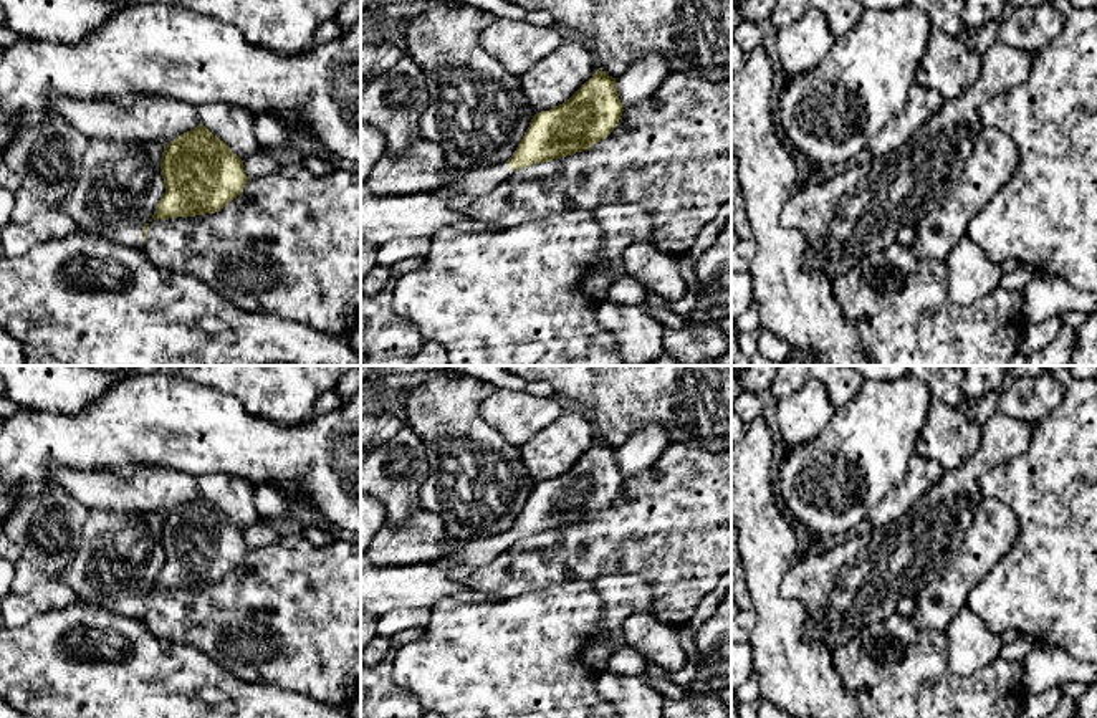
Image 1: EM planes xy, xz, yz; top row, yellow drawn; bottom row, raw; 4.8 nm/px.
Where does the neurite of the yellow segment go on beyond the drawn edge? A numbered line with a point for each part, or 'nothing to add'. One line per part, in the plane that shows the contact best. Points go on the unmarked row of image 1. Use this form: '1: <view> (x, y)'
1: xy (124, 606)

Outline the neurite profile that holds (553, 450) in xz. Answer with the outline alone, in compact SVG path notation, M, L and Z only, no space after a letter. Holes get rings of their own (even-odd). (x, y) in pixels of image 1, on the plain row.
M561 414L520 447L525 468L536 483L569 470L596 443L596 428L586 414Z

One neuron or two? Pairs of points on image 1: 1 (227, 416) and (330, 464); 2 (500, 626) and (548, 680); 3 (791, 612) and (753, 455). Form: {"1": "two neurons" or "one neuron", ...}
{"1": "one neuron", "2": "one neuron", "3": "one neuron"}

